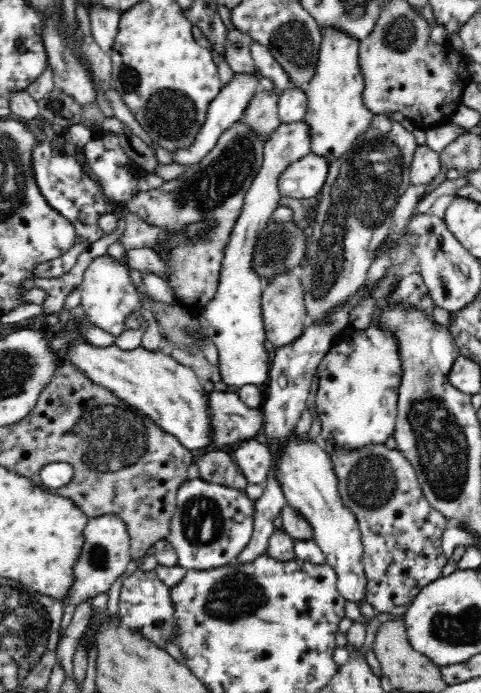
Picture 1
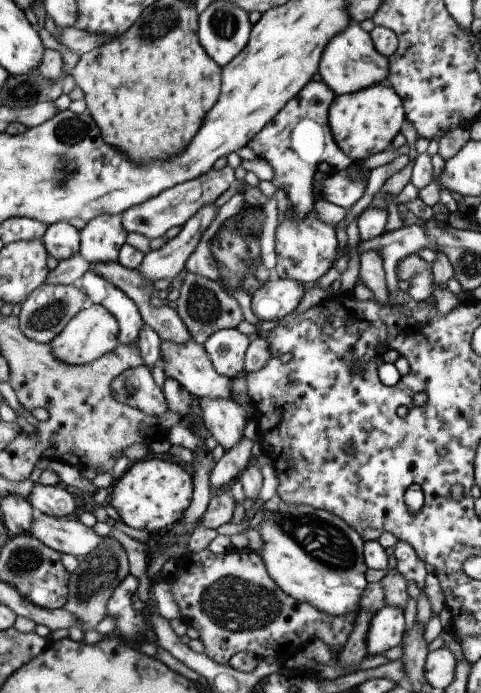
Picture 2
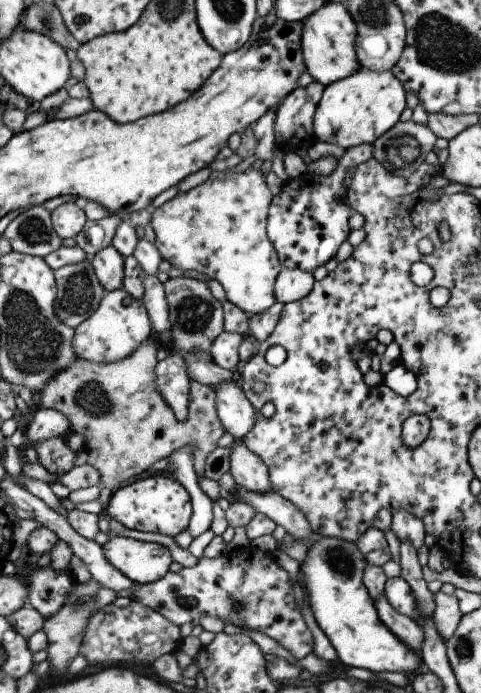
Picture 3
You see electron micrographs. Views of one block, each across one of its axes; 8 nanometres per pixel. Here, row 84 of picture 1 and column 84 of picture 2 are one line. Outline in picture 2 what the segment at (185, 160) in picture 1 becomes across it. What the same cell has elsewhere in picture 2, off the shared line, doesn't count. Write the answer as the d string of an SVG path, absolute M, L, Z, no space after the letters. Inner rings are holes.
M104 214L86 223L80 230L80 255L90 264L118 262L127 232L121 214Z

